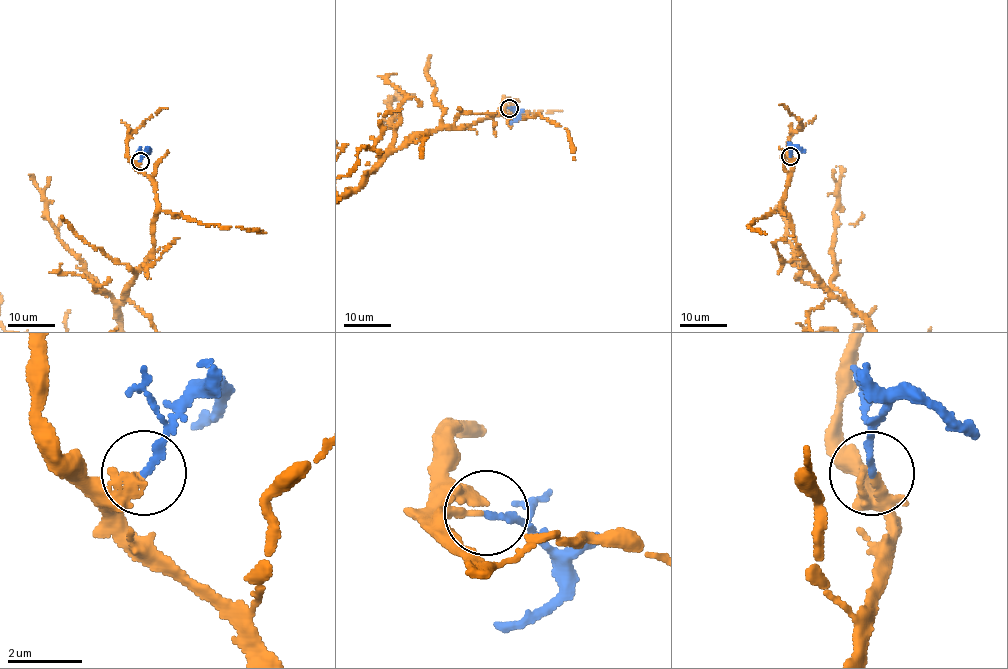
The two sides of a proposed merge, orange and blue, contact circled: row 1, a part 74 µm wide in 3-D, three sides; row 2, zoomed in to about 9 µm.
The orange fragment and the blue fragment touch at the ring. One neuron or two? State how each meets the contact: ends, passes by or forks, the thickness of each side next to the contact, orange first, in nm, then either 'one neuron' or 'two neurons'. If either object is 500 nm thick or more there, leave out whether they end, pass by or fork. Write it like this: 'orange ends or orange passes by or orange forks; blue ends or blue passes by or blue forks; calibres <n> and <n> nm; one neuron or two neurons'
orange passes by; blue ends; calibres 150 and 190 nm; one neuron

